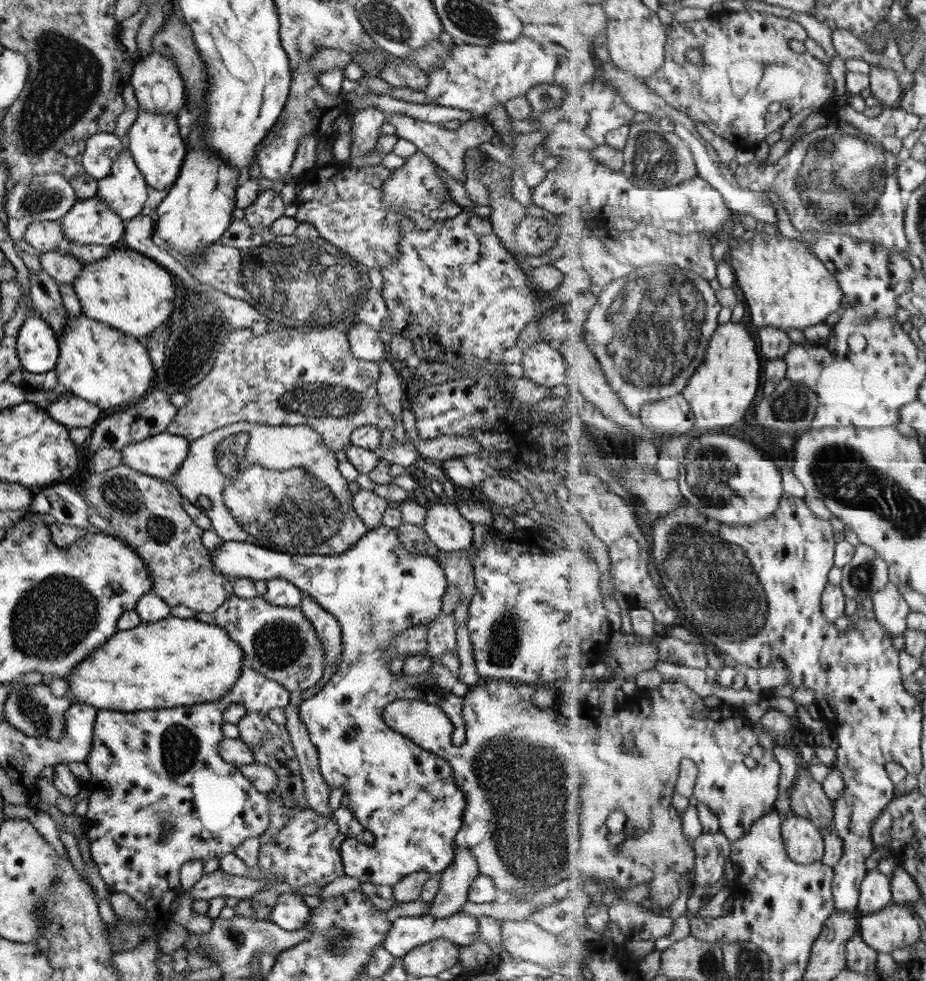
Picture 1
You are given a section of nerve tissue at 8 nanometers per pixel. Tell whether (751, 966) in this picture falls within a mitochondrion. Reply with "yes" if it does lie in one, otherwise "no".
yes

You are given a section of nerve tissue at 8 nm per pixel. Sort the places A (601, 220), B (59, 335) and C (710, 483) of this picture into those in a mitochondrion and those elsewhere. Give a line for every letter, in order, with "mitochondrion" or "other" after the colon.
A: other
B: other
C: mitochondrion

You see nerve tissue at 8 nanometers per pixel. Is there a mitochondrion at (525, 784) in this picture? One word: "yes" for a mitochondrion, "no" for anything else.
yes

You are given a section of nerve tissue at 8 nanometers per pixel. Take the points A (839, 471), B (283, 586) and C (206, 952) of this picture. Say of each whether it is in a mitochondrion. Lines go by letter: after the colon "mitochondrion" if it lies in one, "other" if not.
A: mitochondrion
B: other
C: mitochondrion

